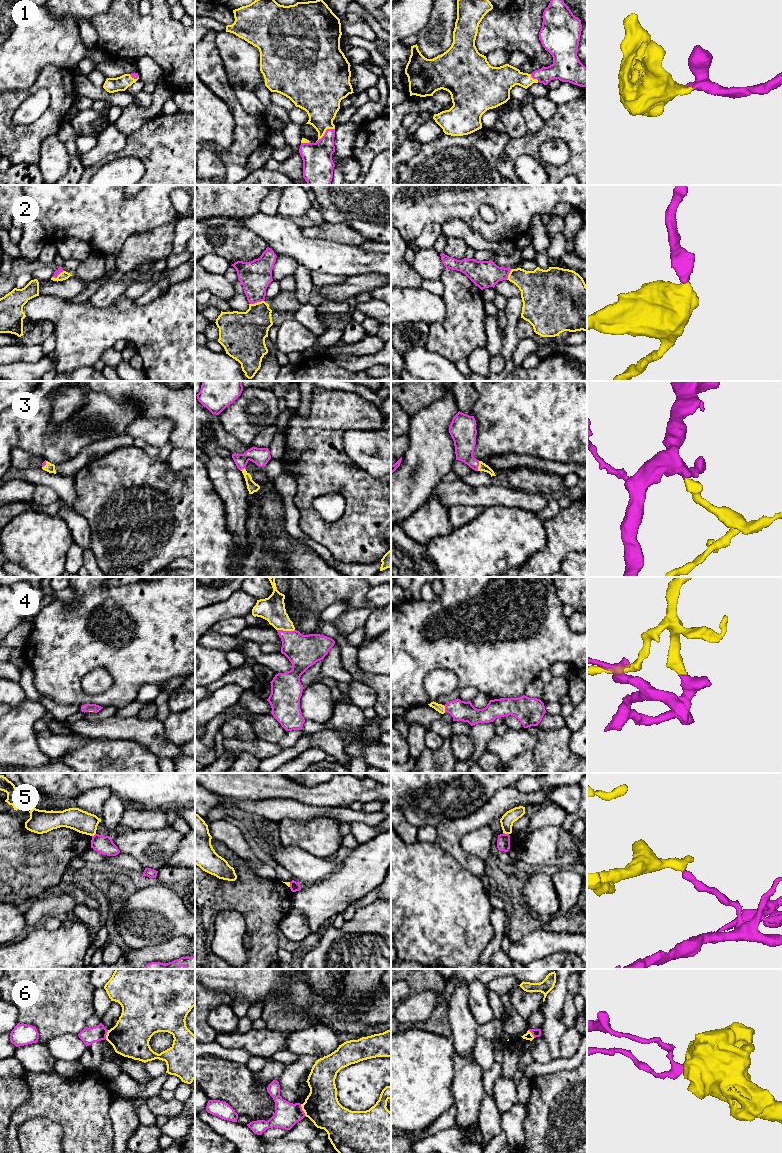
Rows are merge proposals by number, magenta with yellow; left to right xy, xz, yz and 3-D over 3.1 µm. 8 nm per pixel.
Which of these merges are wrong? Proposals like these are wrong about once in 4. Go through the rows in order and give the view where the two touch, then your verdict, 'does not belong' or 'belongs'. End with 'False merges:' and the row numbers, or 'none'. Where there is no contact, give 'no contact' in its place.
1: xz | belongs
2: xz | belongs
3: yz | belongs
4: xz | belongs
5: yz | does not belong
6: xz | does not belong
False merges: 5, 6

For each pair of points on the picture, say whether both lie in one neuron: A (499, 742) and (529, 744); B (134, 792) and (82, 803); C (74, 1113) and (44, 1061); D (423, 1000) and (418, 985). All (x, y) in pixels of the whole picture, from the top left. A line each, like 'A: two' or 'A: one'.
A: one
B: two
C: two
D: two

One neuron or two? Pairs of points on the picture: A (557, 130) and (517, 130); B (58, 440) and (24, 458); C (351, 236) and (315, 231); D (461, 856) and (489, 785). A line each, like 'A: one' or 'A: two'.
A: two
B: two
C: one
D: two

